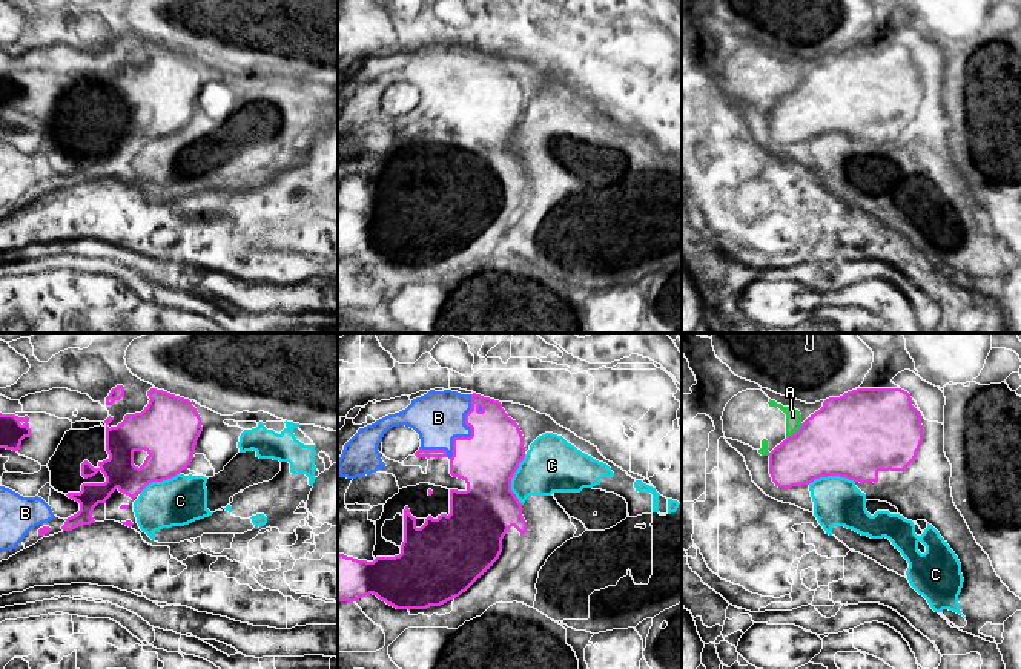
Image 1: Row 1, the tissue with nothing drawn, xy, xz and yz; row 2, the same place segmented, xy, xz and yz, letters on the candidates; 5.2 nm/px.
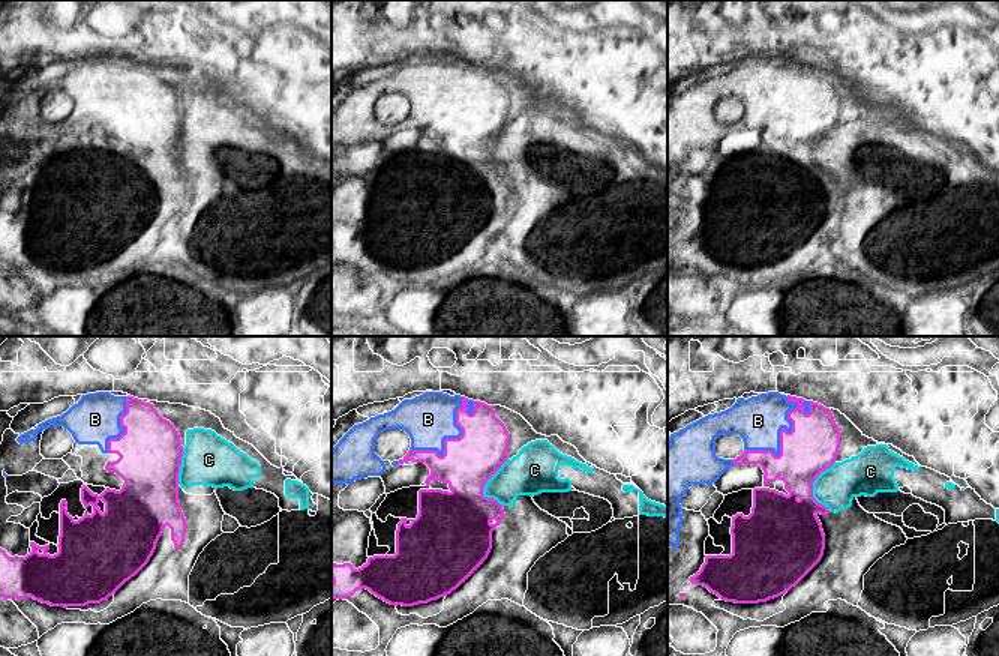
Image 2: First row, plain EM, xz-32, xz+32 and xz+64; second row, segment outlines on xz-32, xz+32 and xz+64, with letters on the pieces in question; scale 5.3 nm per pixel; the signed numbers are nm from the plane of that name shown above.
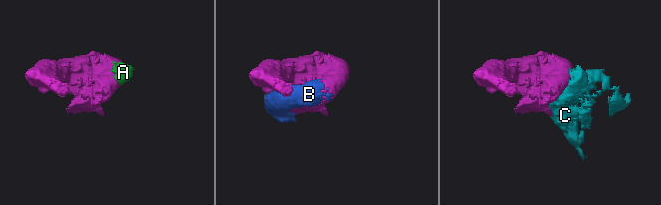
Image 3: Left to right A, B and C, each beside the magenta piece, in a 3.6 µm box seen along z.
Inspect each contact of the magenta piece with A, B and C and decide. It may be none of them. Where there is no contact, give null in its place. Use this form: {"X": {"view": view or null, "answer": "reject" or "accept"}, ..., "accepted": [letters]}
{"A": {"view": "yz", "answer": "reject"}, "B": {"view": "xz", "answer": "accept"}, "C": {"view": "xz", "answer": "reject"}, "accepted": ["B"]}

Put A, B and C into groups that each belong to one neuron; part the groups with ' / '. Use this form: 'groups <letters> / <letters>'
groups A C / B

